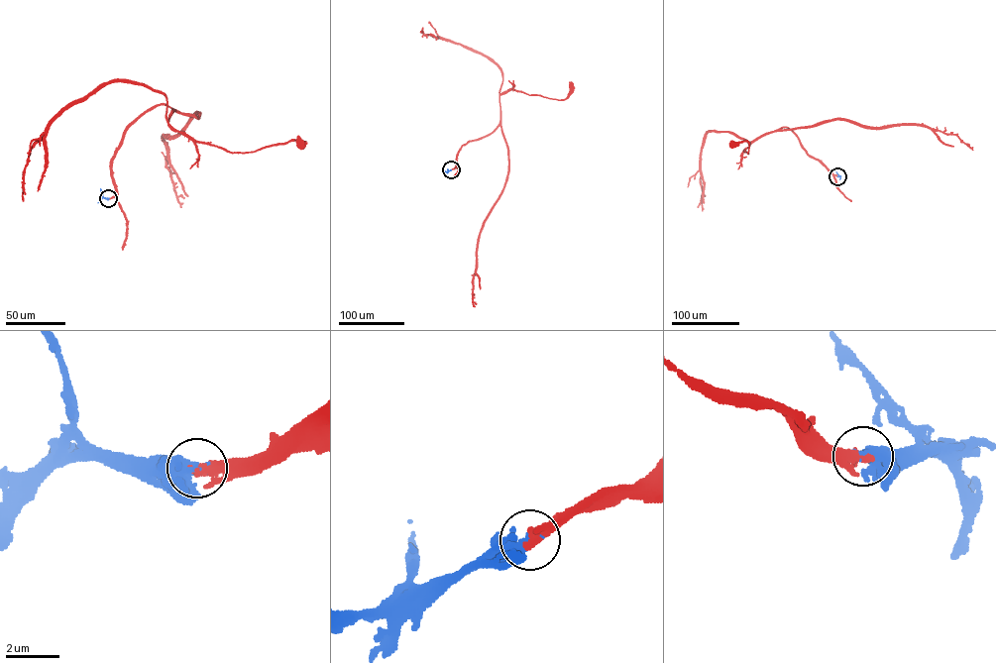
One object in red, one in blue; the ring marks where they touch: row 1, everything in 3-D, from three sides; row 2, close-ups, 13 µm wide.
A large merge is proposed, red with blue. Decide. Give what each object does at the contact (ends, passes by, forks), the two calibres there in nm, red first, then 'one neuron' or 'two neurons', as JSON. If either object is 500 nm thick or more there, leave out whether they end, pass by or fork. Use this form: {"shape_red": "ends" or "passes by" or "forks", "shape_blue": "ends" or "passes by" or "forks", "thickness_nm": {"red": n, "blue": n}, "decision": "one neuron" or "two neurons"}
{"shape_red": "passes by", "shape_blue": "passes by", "thickness_nm": {"red": 240, "blue": 340}, "decision": "one neuron"}

